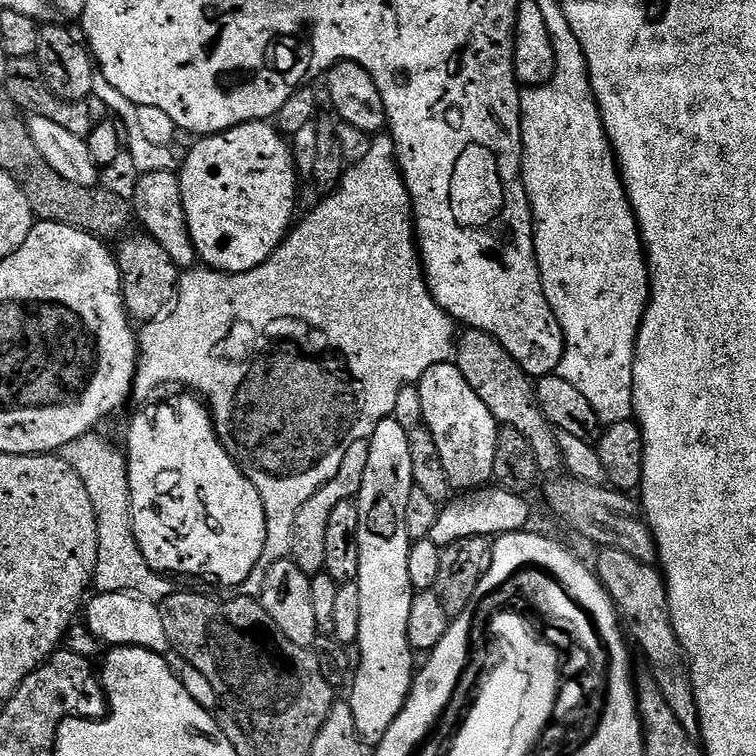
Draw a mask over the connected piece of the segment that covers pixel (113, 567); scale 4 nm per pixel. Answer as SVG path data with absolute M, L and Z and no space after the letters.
M100 434L83 436L62 449L62 459L73 468L78 478L82 478L82 486L86 486L86 494L96 511L100 549L96 559L95 591L130 592L143 600L159 602L172 595L174 585L168 581L171 579L149 566L132 535L132 499L125 453L96 435Z

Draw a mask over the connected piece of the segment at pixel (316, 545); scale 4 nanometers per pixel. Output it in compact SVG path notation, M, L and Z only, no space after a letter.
M359 440L350 446L346 446L346 454L342 454L342 466L338 466L338 474L318 490L305 504L298 509L298 515L294 517L294 538L292 539L291 560L309 578L319 576L324 572L326 562L326 525L330 523L330 514L338 502L346 502L359 497L362 478L366 478L366 462L370 458L368 440Z

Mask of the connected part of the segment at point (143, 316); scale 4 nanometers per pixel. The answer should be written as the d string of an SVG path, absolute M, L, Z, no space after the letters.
M129 235L121 239L120 249L117 247L114 255L120 268L120 290L124 294L124 311L133 321L147 322L157 319L173 303L181 269L177 268L174 262L170 262L170 254L166 254L166 250L162 250L162 246L158 246L158 242L154 242L151 236L139 235Z

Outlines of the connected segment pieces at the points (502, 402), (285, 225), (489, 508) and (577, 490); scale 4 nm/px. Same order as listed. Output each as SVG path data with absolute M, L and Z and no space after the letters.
M468 328L459 333L454 344L454 363L456 369L470 382L470 390L486 402L486 410L494 414L497 424L518 430L526 442L530 442L536 459L537 469L560 468L562 457L556 435L542 410L536 405L536 390L533 381L521 370L516 361L503 346L490 334L480 332L477 328Z
M253 122L250 124L239 124L225 132L219 132L217 136L205 136L195 141L196 145L188 152L188 157L183 157L182 167L179 169L180 189L182 190L182 202L184 213L188 223L188 233L194 246L201 265L213 268L216 272L245 272L262 266L274 254L274 250L284 241L293 227L292 215L296 212L296 172L298 165L293 157L289 141L271 123Z
M485 486L461 491L453 495L437 511L430 539L442 549L462 538L474 538L475 536L495 538L511 532L525 531L529 524L528 504L524 500L527 499L521 493L511 492L508 488L499 486Z
M563 478L564 480L552 480L544 488L544 500L548 508L560 520L565 520L574 531L588 540L593 540L600 548L613 548L622 550L622 554L630 554L642 564L655 565L658 560L656 551L656 539L652 537L652 531L648 529L648 521L642 518L642 508L631 495L618 492L611 486L599 484L587 484L581 480Z

